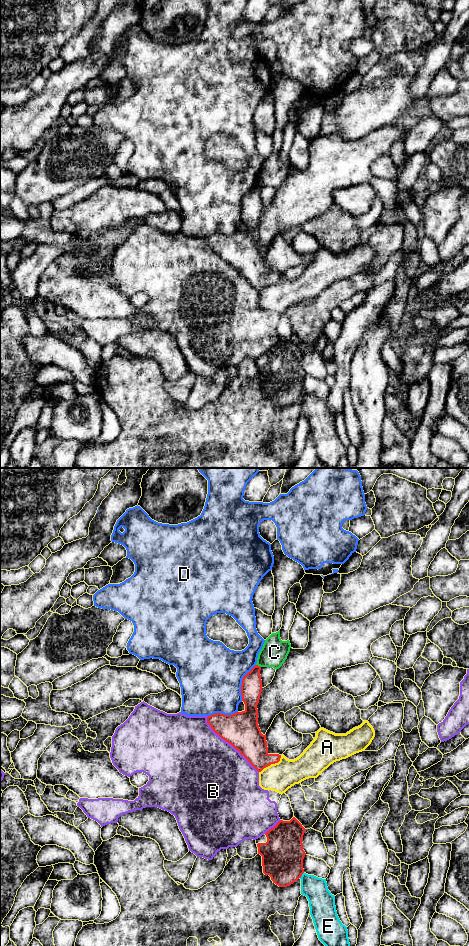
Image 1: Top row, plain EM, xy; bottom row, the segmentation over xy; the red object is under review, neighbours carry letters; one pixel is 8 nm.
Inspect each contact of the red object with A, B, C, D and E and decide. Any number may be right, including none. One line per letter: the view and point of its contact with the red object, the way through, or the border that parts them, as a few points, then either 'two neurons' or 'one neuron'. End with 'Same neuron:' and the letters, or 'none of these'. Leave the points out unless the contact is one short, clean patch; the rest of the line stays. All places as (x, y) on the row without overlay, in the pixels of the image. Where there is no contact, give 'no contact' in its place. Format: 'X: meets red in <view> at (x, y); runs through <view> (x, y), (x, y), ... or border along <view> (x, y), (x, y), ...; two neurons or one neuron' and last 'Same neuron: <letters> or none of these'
A: meets red in xy at (271, 283); border along xy (281, 275), (277, 282), (271, 283), (259, 292); two neurons
B: meets red in xy at (229, 263); two neurons
C: meets red in xy at (257, 185); border along xy (256, 184), (260, 187); two neurons
D: meets red in xy at (242, 202); two neurons
E: meets red in xy at (301, 395); two neurons
Same neuron: none of these

